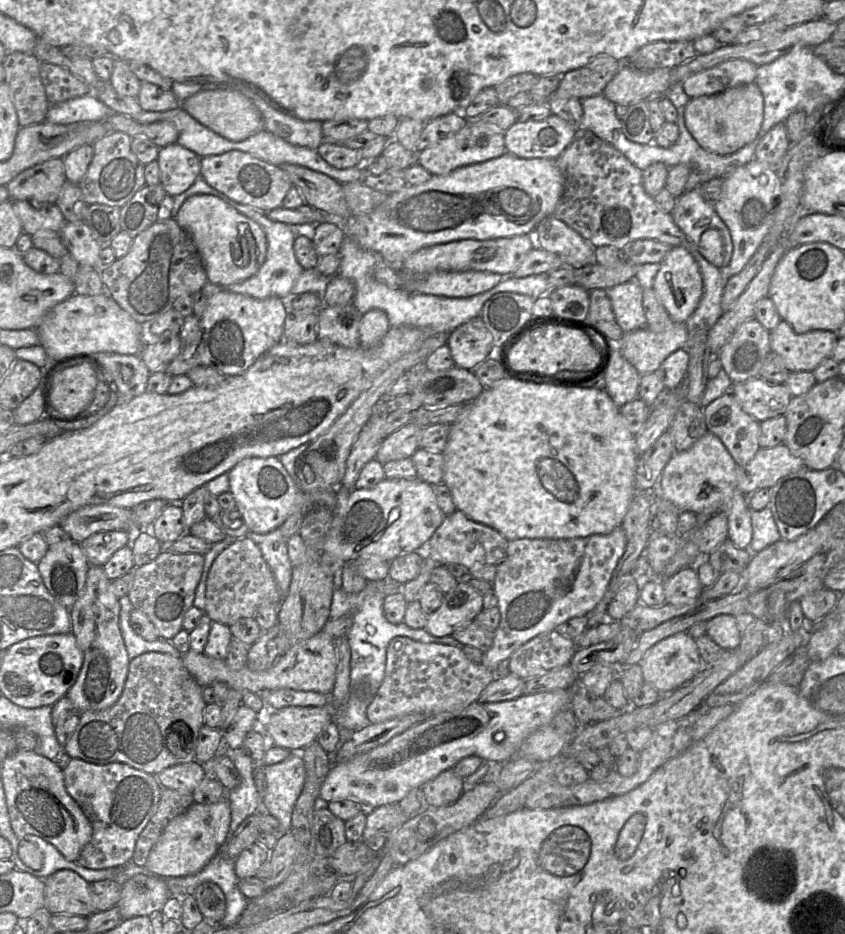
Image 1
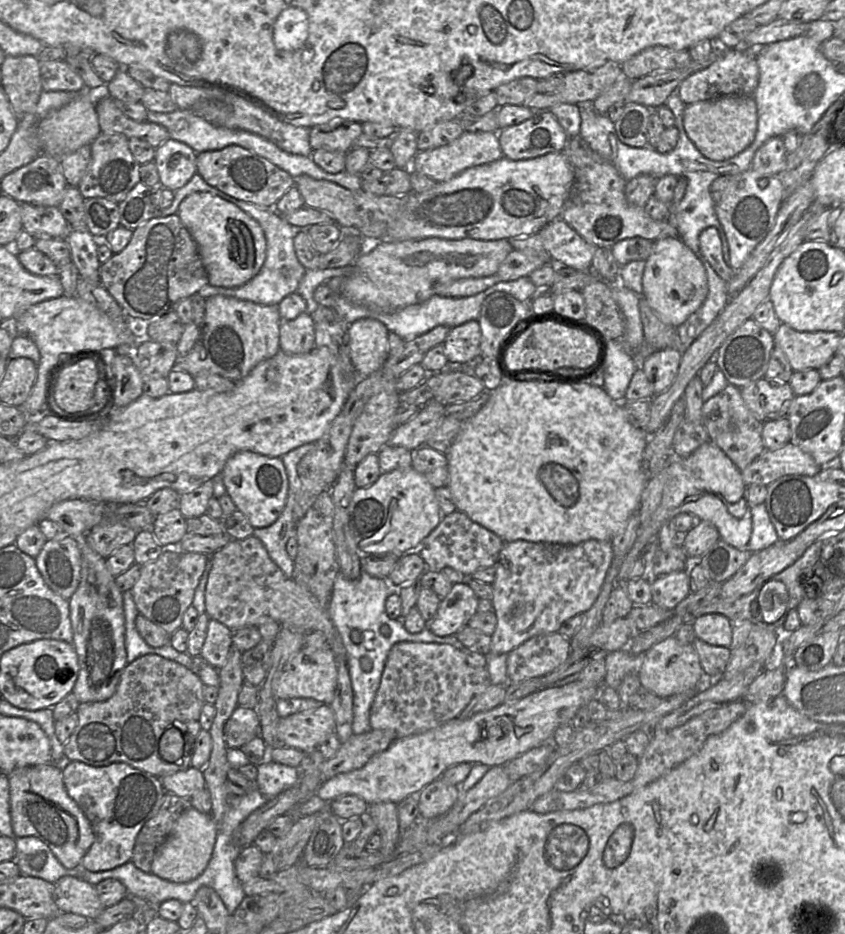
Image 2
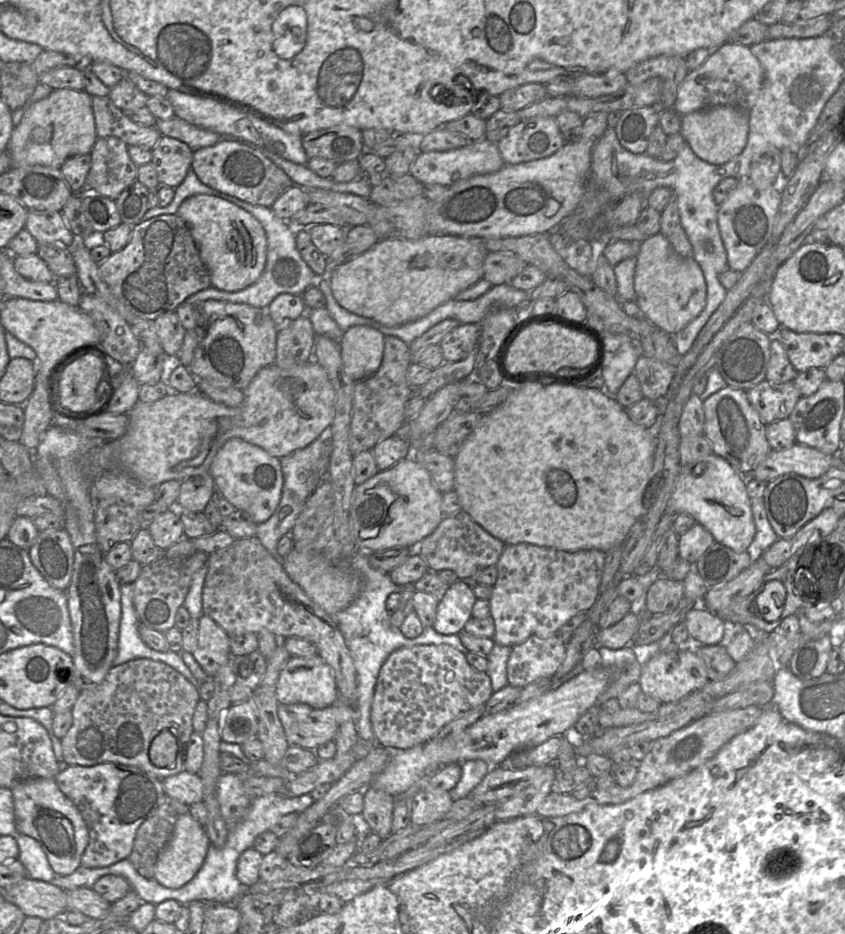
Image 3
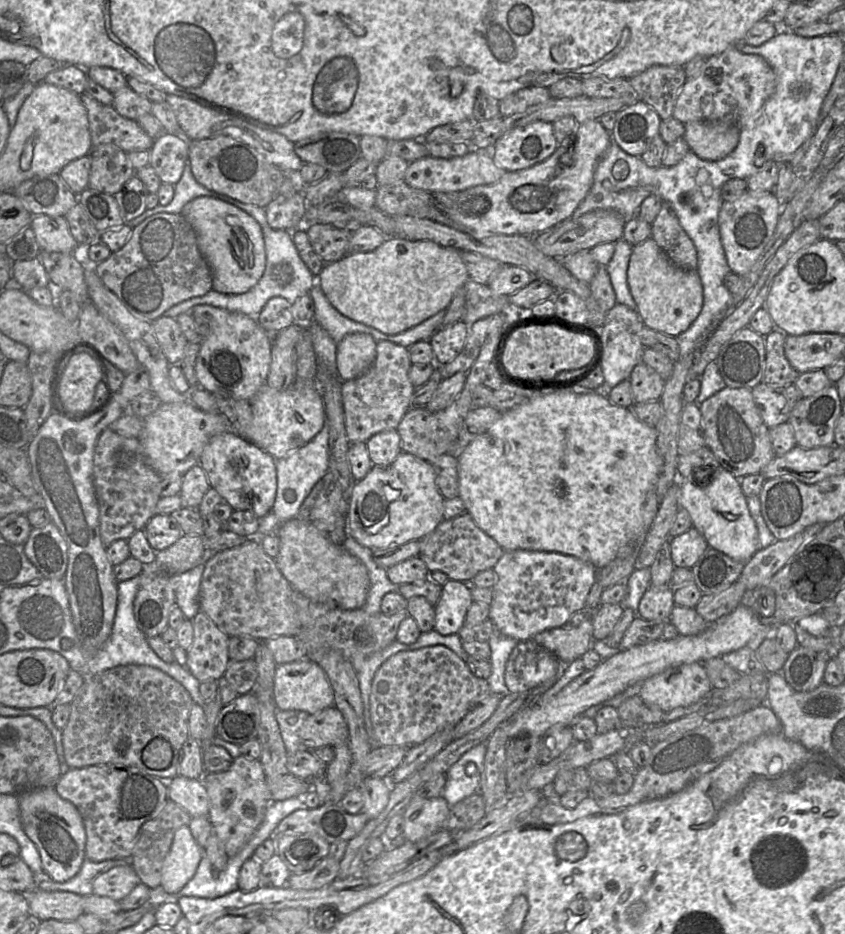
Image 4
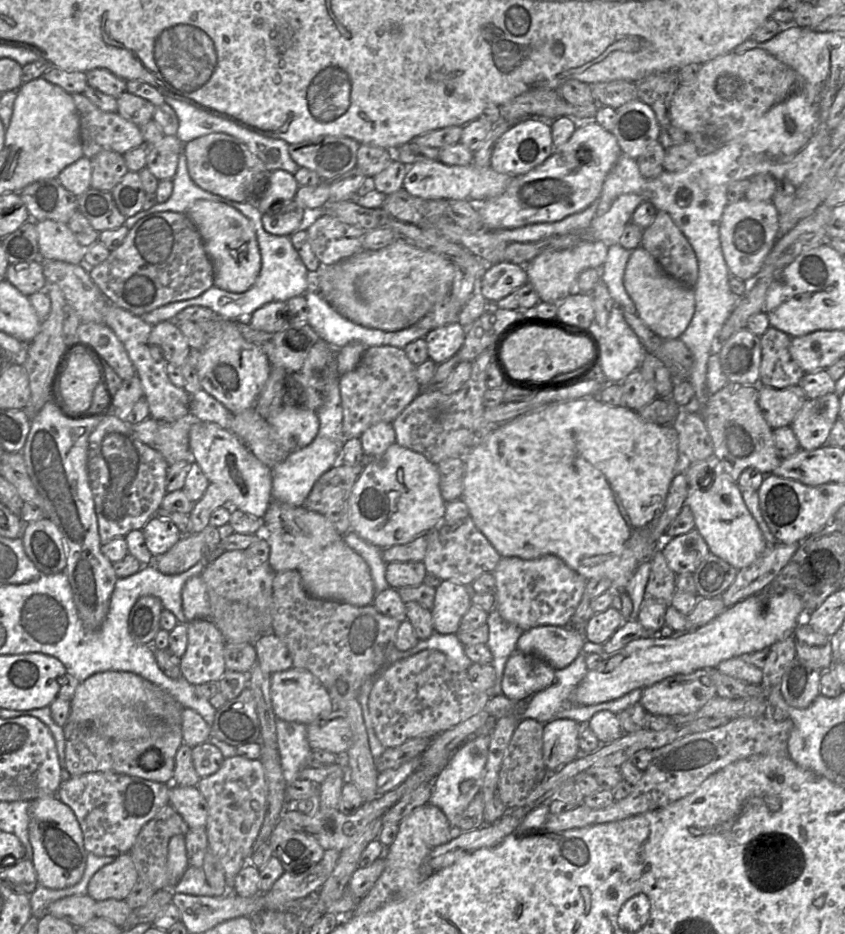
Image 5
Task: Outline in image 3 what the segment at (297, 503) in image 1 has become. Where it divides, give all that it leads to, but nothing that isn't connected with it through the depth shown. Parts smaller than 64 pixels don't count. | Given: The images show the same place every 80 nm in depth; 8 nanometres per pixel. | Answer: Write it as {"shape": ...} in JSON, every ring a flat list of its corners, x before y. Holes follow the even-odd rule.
{"shape":[[241,438,229,439,215,455,209,474,215,488,237,510,247,512,255,524,267,521,279,505,283,488,280,459]]}

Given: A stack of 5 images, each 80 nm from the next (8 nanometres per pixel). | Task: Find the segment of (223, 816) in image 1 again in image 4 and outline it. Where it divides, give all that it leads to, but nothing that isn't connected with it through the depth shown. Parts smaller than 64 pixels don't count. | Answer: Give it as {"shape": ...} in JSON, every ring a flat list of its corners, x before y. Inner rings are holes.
{"shape":[[180,827,175,832,170,850,163,861,161,888,166,893,181,890,194,876,203,856,204,849,198,846,189,827]]}

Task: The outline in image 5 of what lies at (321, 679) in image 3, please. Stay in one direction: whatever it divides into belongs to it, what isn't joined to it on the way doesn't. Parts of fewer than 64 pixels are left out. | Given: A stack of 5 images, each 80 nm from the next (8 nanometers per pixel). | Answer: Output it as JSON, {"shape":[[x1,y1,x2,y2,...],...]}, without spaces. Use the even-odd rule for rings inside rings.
{"shape":[[290,668,271,675,270,696,276,718,288,722,310,724,333,710,328,690,319,679,305,669]]}

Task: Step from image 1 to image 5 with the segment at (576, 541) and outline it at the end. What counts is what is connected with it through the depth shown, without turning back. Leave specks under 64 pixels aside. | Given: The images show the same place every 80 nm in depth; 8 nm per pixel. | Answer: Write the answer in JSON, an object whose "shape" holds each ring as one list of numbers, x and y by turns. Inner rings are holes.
{"shape":[[554,555,531,560,502,557,492,573,496,580,494,609,504,621,524,632,544,625,567,626,583,597,587,583,583,576]]}

